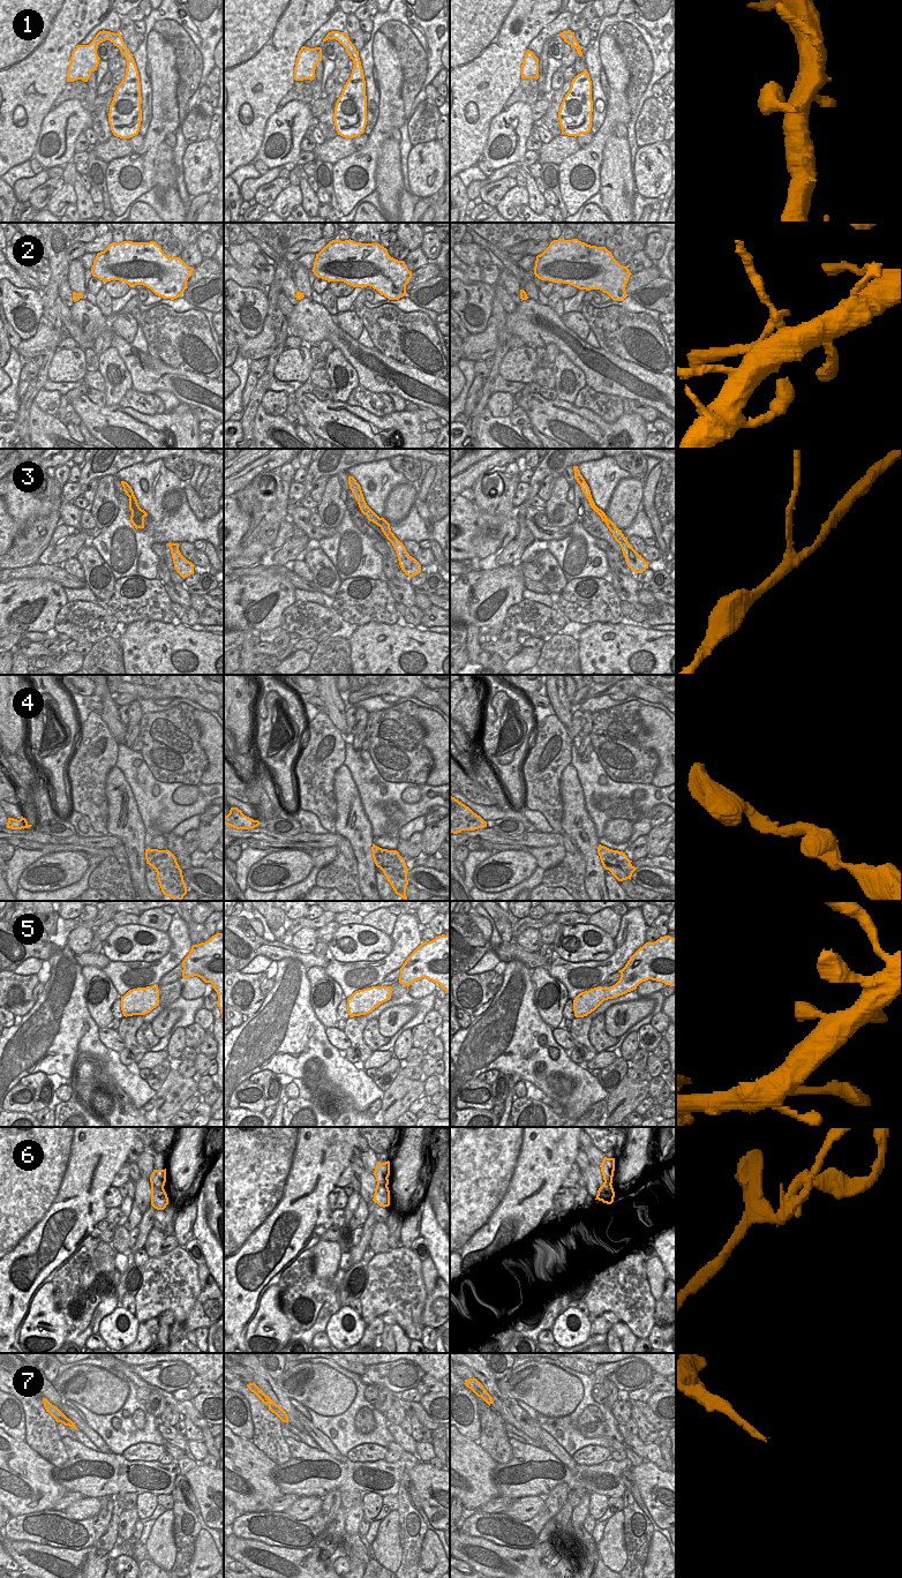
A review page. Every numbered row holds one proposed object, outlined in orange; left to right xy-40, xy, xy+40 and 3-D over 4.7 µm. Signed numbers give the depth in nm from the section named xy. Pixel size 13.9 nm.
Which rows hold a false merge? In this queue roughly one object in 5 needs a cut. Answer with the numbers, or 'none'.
6

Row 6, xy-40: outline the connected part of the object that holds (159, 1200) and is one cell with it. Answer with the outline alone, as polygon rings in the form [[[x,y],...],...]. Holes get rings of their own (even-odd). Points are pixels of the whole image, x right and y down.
[[[151,1185],[151,1205],[157,1210],[164,1210],[168,1204],[168,1197],[164,1186]]]

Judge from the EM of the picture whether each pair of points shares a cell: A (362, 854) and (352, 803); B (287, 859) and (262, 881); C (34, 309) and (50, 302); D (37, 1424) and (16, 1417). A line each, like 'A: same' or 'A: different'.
A: same
B: same
C: different
D: different

